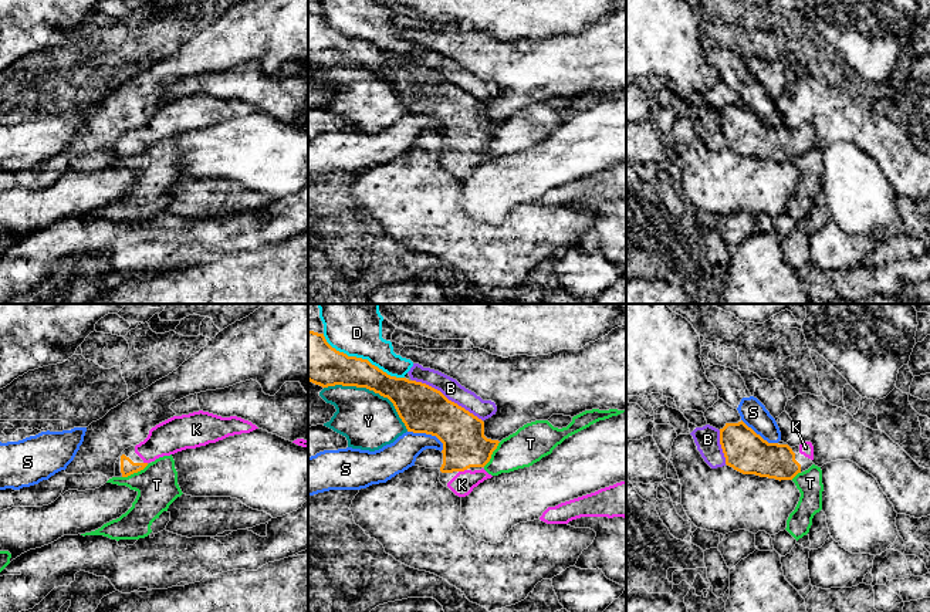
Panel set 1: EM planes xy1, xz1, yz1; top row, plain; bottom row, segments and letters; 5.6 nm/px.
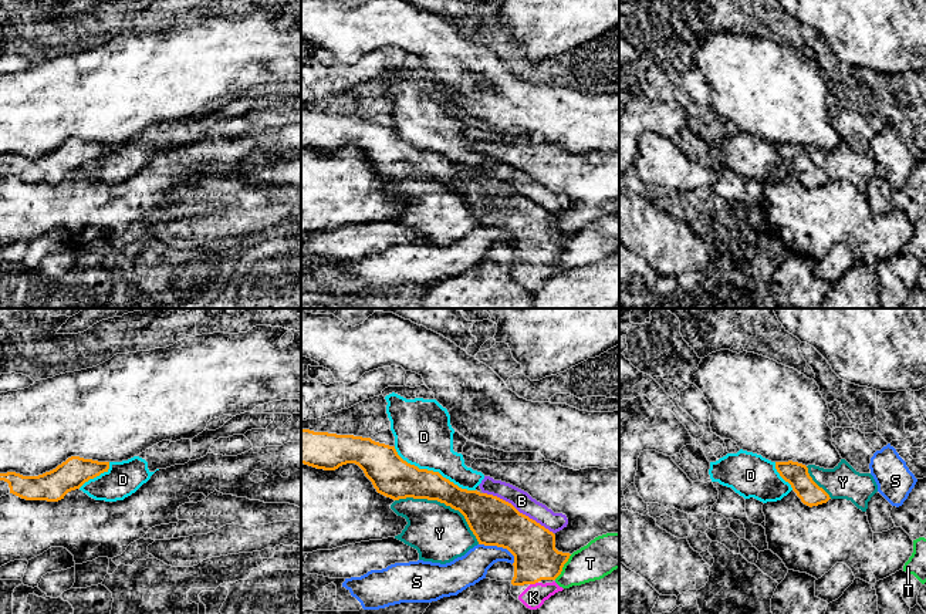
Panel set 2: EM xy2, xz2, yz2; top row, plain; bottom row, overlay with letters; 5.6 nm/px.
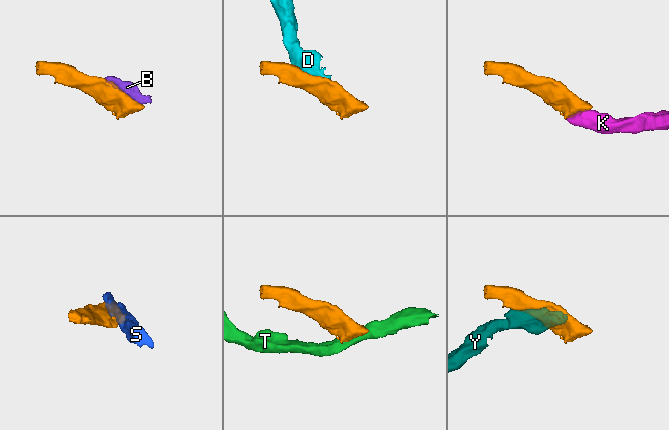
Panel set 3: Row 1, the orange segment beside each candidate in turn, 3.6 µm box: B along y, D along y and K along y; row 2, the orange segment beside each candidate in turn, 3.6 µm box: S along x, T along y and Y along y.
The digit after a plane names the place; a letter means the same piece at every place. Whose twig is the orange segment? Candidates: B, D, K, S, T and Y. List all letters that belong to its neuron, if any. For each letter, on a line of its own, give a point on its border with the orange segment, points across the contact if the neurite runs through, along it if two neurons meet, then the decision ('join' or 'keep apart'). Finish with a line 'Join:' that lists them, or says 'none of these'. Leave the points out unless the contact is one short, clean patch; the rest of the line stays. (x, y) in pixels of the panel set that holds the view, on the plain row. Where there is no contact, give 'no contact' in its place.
B: meets orange in xz1 at (446, 80); keep apart
D: meets orange in xz1 at (361, 40); keep apart
K: meets orange in xz1 at (462, 152); runs through xz1 (462, 115), (462, 152), (462, 166); join
S: meets orange in xz1 at (428, 115); keep apart
T: meets orange in xy1 at (135, 154); keep apart
Y: meets orange in xz1 at (372, 71); keep apart
Join: K

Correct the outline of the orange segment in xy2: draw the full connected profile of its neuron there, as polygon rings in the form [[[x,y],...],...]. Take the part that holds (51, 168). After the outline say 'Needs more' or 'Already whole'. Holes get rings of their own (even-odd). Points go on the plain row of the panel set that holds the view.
[[[71,138],[55,151],[38,158],[23,158],[16,154],[0,155],[0,162],[9,165],[10,175],[26,182],[58,183],[85,163],[108,154],[109,144],[98,144]]]. Already whole

